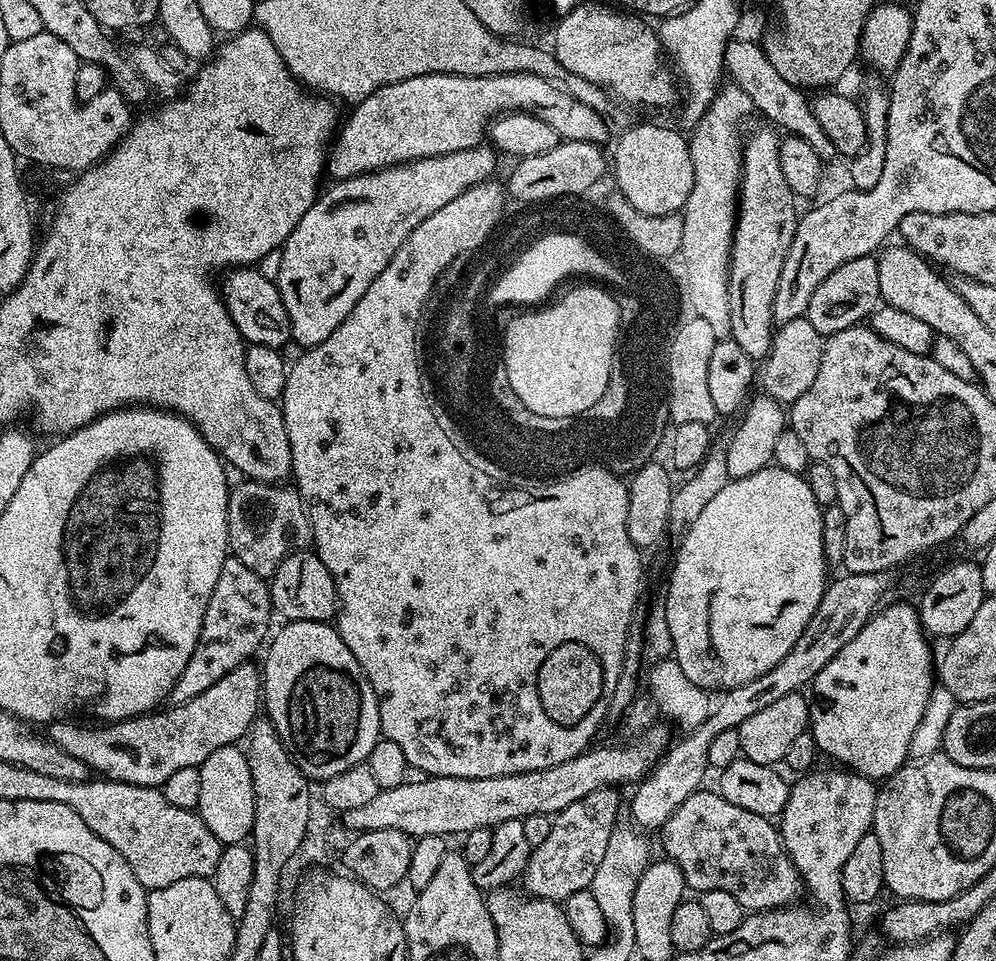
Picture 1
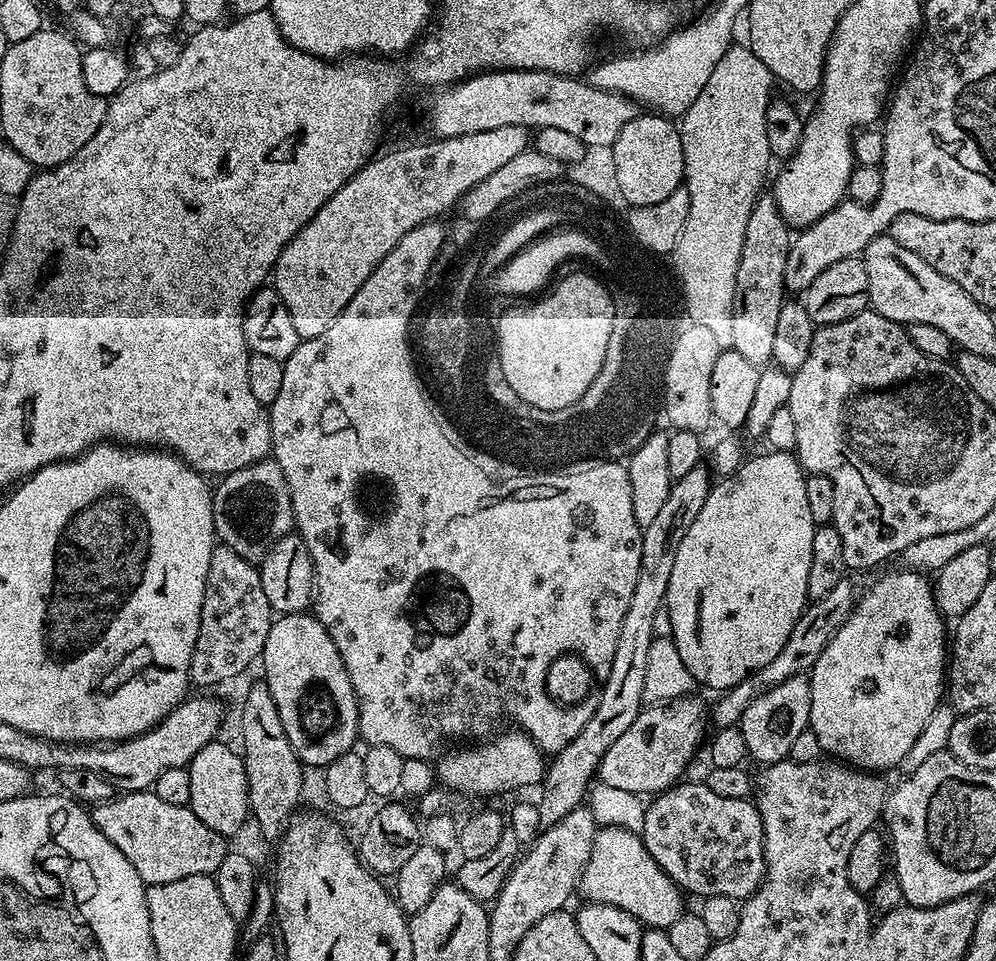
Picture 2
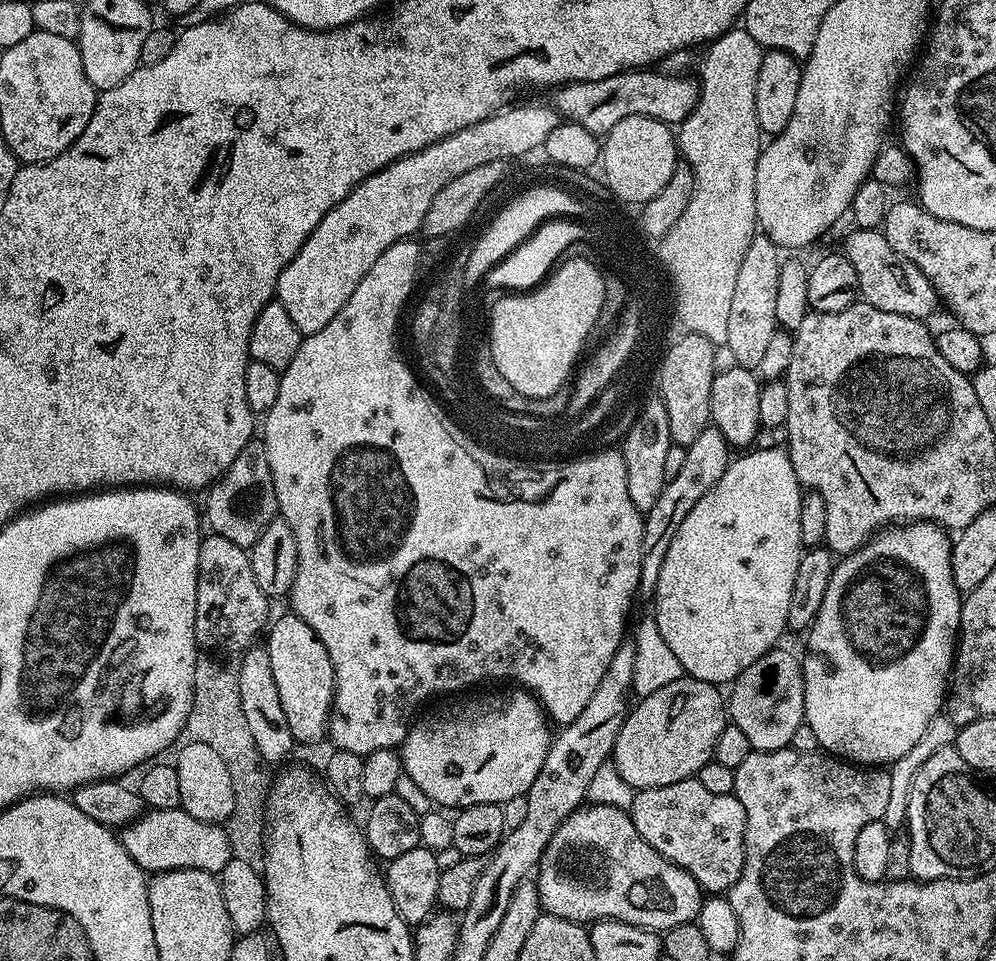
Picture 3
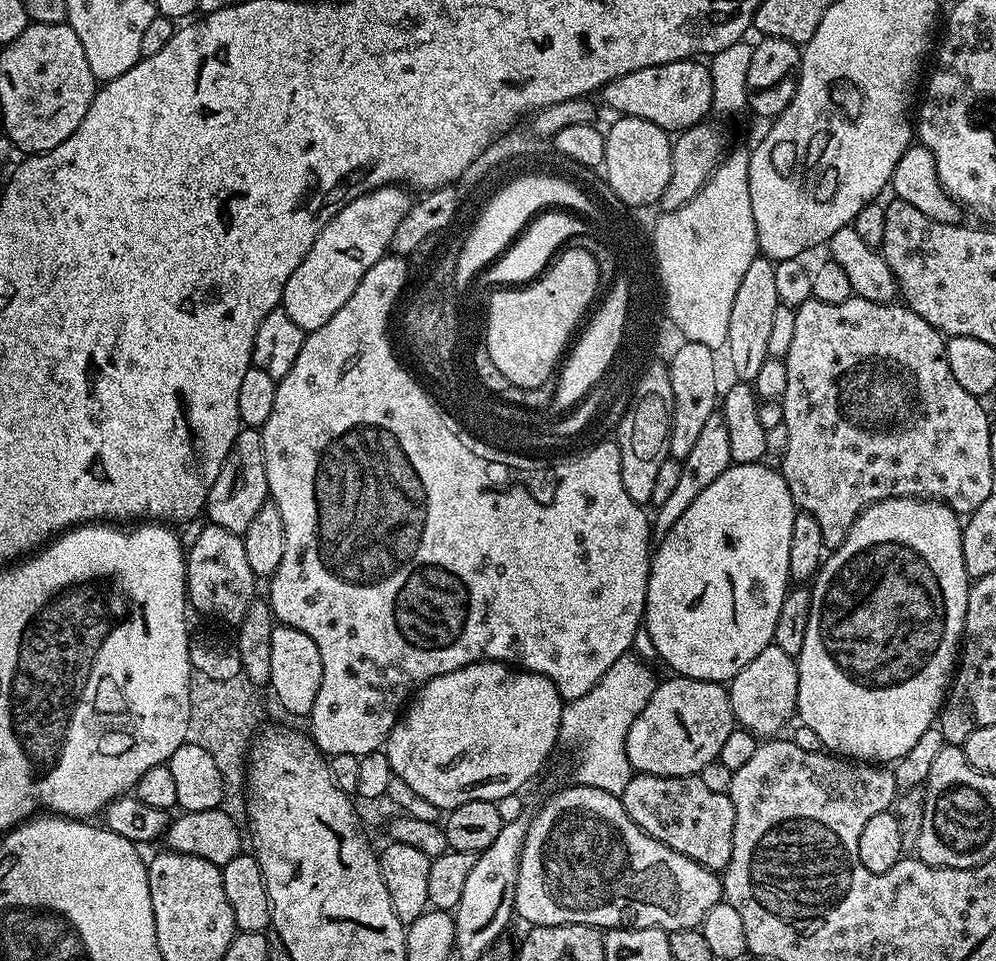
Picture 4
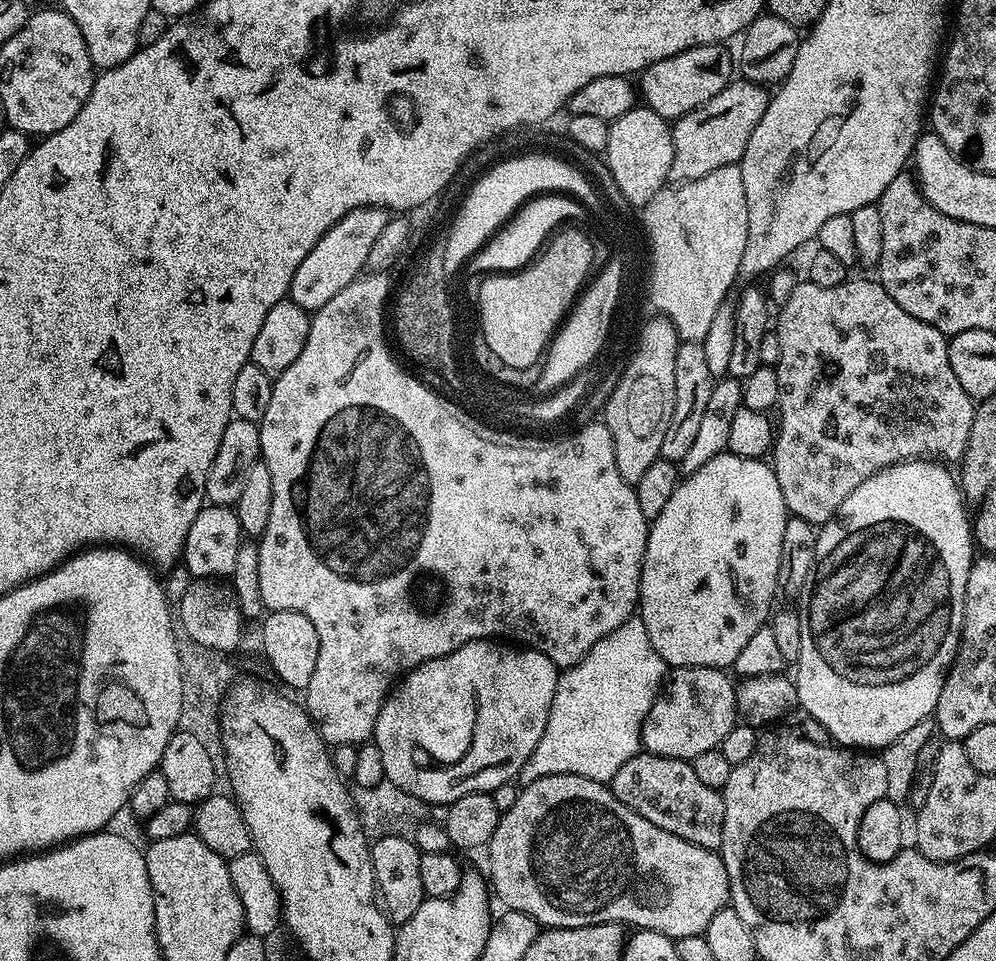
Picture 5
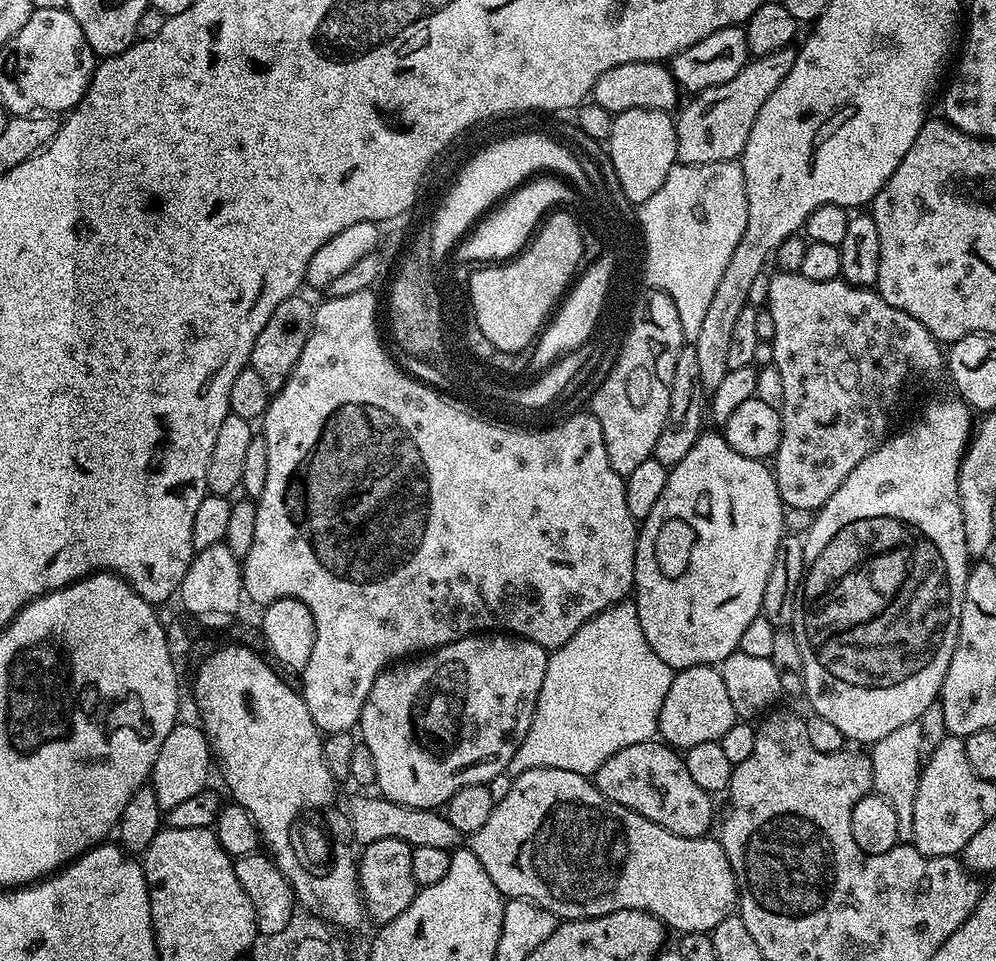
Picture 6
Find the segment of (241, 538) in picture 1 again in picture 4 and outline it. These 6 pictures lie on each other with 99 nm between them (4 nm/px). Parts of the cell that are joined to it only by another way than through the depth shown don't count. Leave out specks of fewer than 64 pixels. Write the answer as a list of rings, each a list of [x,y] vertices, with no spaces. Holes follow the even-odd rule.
[[[241,427],[240,433],[234,438],[232,449],[222,462],[222,470],[218,470],[218,478],[214,478],[214,486],[210,486],[208,491],[207,519],[231,532],[243,534],[250,524],[250,518],[254,518],[254,514],[268,497],[264,437],[261,429]]]

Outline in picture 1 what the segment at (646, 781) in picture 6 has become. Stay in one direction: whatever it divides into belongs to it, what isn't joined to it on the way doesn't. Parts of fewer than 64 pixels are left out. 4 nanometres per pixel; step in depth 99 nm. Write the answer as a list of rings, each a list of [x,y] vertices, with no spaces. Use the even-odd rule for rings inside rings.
[[[698,790],[670,814],[670,818],[659,829],[658,836],[664,843],[663,855],[673,860],[682,870],[684,883],[693,893],[699,894],[706,890],[726,890],[726,894],[734,894],[738,902],[749,913],[767,912],[769,908],[783,908],[791,905],[799,892],[802,892],[800,872],[789,858],[788,852],[780,841],[777,825],[769,817],[750,814],[750,810],[742,810],[742,806],[734,806],[726,802],[719,791],[704,792]]]

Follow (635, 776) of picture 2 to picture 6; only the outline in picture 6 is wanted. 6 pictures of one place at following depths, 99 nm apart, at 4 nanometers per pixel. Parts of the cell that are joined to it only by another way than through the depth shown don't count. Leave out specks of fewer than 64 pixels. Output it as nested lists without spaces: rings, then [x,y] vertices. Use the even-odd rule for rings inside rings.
[[[699,664],[679,669],[673,675],[656,727],[663,743],[677,750],[687,750],[702,742],[719,741],[722,734],[726,734],[726,730],[737,723],[736,711],[730,703],[730,690],[726,690],[726,682],[719,667]]]

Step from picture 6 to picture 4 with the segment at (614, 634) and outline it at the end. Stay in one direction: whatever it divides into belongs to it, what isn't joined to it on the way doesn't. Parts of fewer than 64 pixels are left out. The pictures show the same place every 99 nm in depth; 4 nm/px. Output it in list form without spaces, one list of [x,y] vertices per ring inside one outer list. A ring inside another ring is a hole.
[[[636,654],[619,656],[584,696],[565,703],[560,719],[560,740],[577,748],[575,783],[594,786],[618,797],[626,790],[634,775],[626,758],[626,734],[634,718],[638,718],[646,702],[650,702],[650,694],[654,694],[658,683],[658,676],[647,666]]]

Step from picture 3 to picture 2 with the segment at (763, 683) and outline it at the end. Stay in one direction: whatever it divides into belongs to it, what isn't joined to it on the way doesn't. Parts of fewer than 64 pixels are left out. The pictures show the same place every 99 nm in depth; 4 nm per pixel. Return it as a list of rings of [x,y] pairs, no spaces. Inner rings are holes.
[[[802,675],[786,678],[786,682],[767,688],[753,698],[738,725],[742,730],[742,738],[746,738],[746,750],[753,761],[756,759],[760,766],[767,766],[788,759],[790,746],[798,734],[809,727],[811,697],[812,681],[807,675]]]

